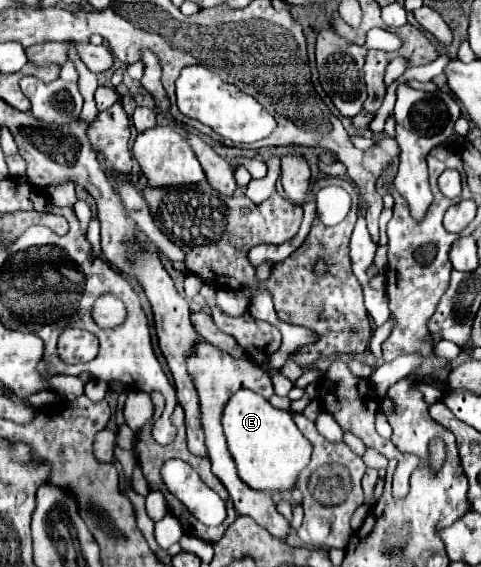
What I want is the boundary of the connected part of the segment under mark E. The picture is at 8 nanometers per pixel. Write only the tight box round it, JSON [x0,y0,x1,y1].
[221,390,311,494]

